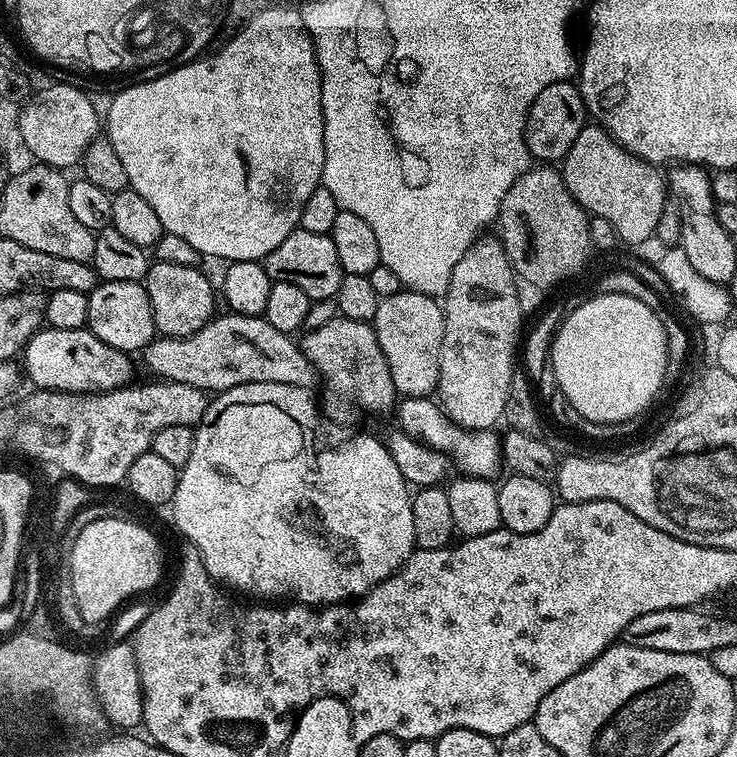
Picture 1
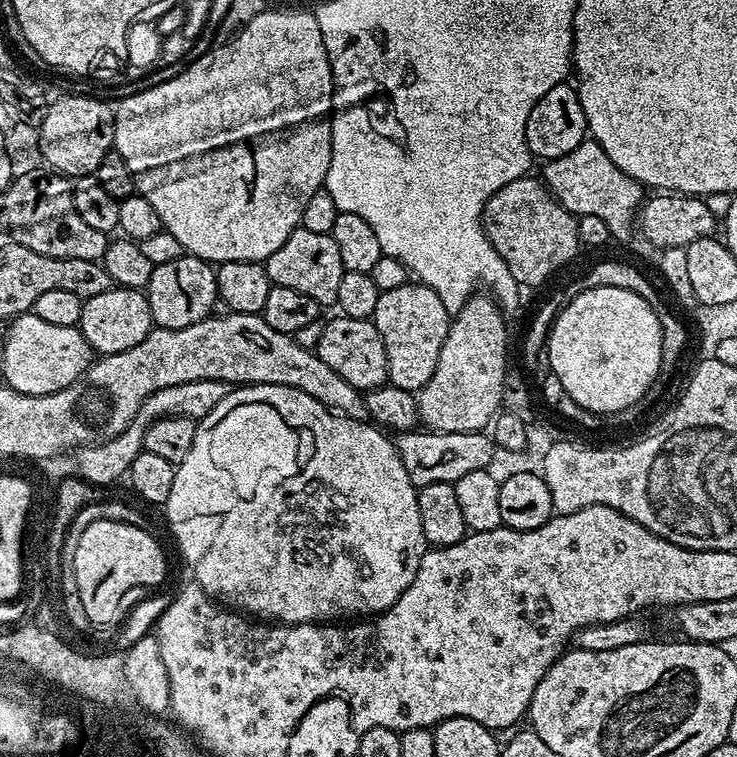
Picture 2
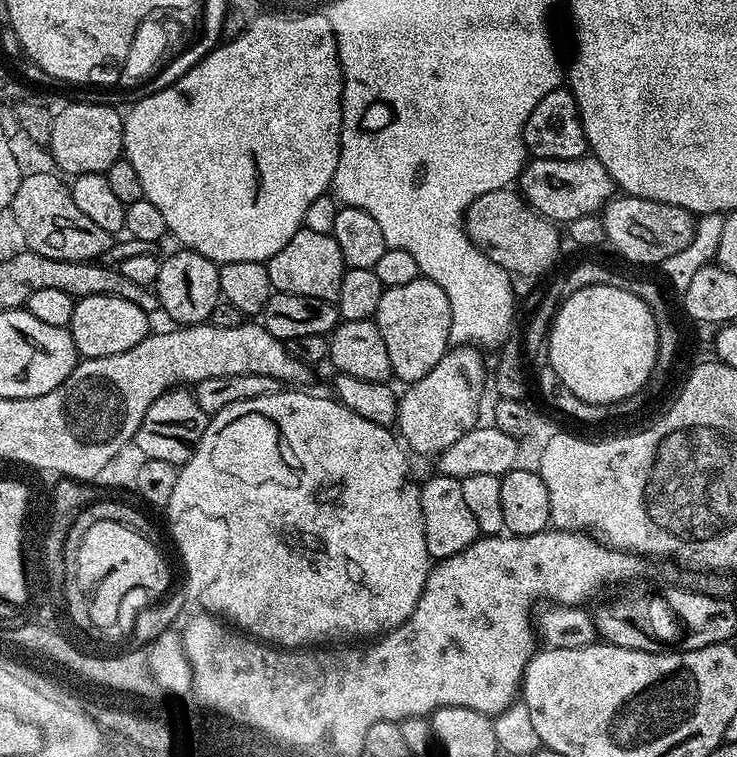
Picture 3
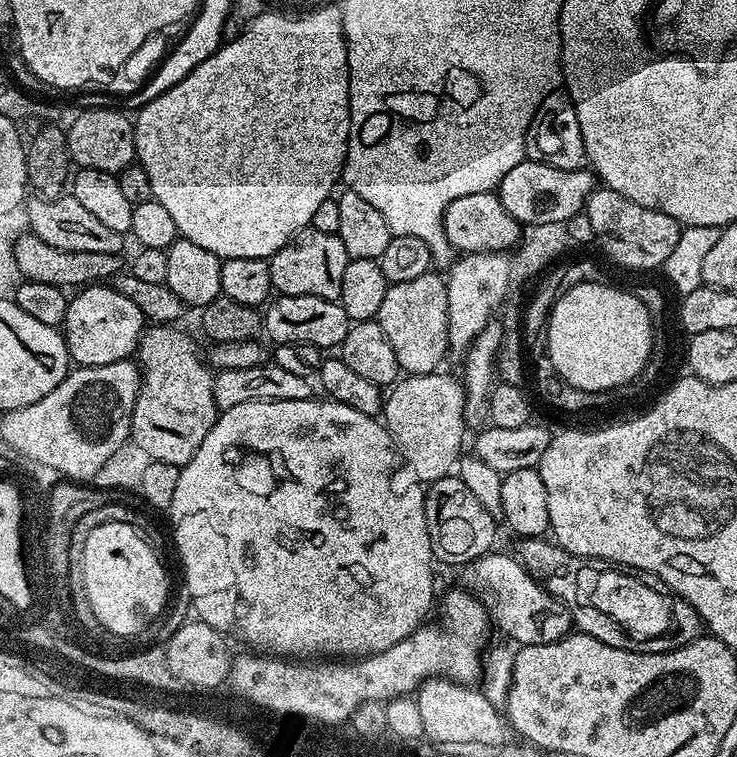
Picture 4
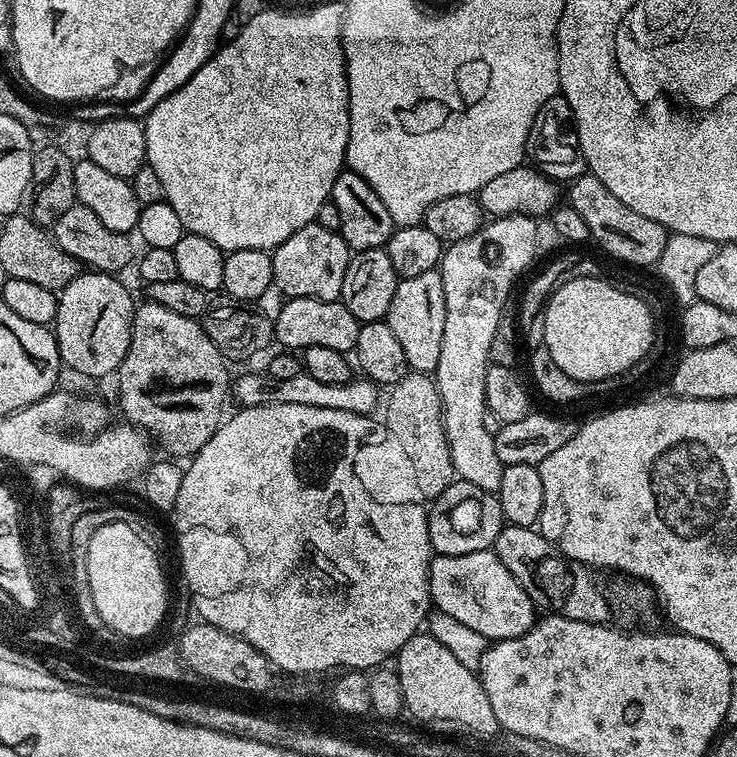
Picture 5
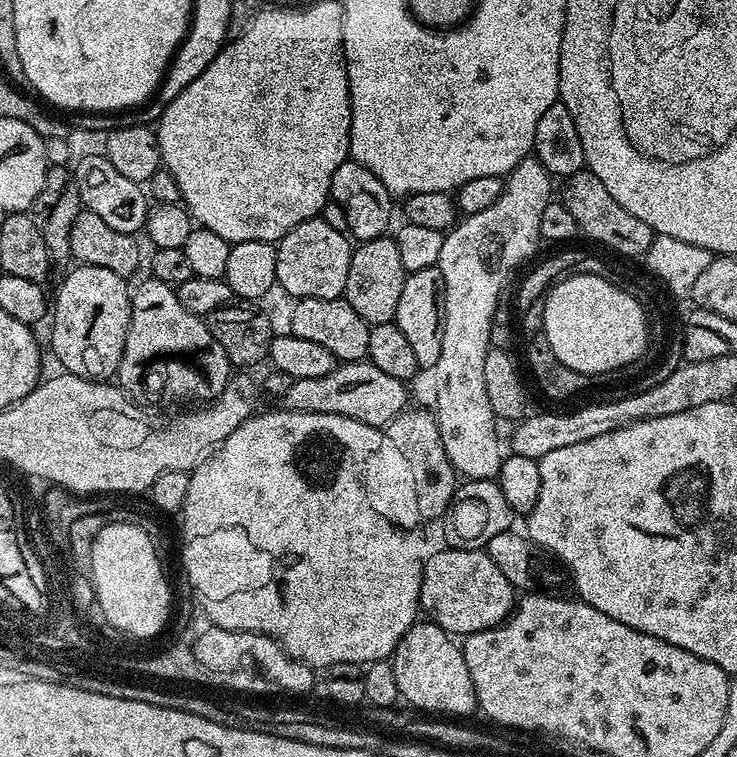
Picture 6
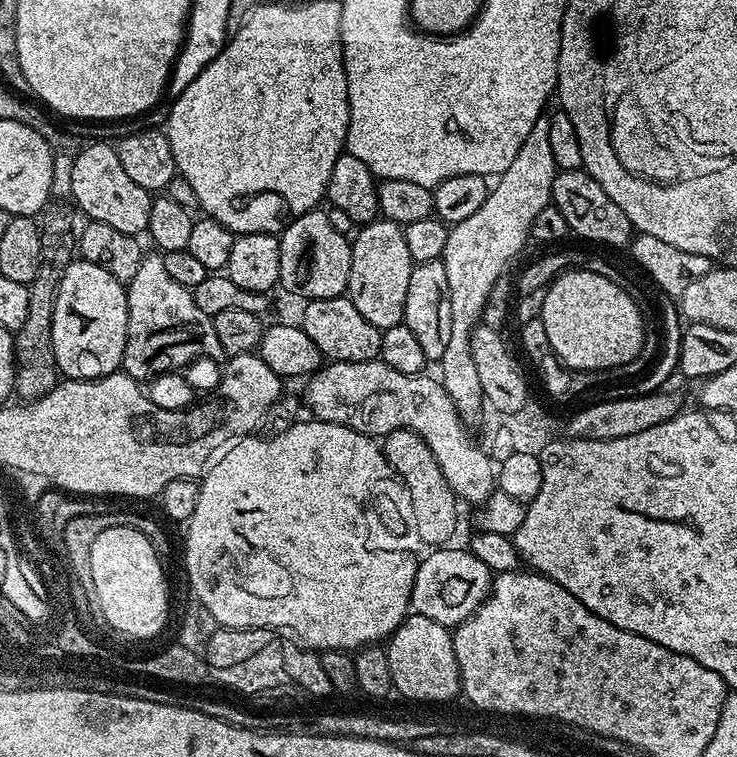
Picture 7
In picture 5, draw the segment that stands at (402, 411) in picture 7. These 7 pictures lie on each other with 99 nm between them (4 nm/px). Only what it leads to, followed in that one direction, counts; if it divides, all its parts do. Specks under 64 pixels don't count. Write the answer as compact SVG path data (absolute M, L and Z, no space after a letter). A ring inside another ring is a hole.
M263 371L244 372L240 377L233 379L230 384L230 396L237 400L240 408L253 408L254 406L318 406L319 408L333 408L346 410L354 414L367 416L375 413L377 385L367 378L353 378L344 384L327 384L318 382L318 378L310 378L308 373L301 371L294 378L283 378L278 381L269 378Z

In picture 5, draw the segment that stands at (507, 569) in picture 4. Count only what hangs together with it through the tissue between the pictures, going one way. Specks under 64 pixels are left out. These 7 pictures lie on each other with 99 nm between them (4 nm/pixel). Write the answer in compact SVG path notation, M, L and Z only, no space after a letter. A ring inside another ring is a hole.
M495 551L461 556L433 555L432 564L428 567L428 581L435 609L470 626L488 642L518 638L526 634L538 619L537 605L528 595L527 587L517 582L514 574L502 566Z

